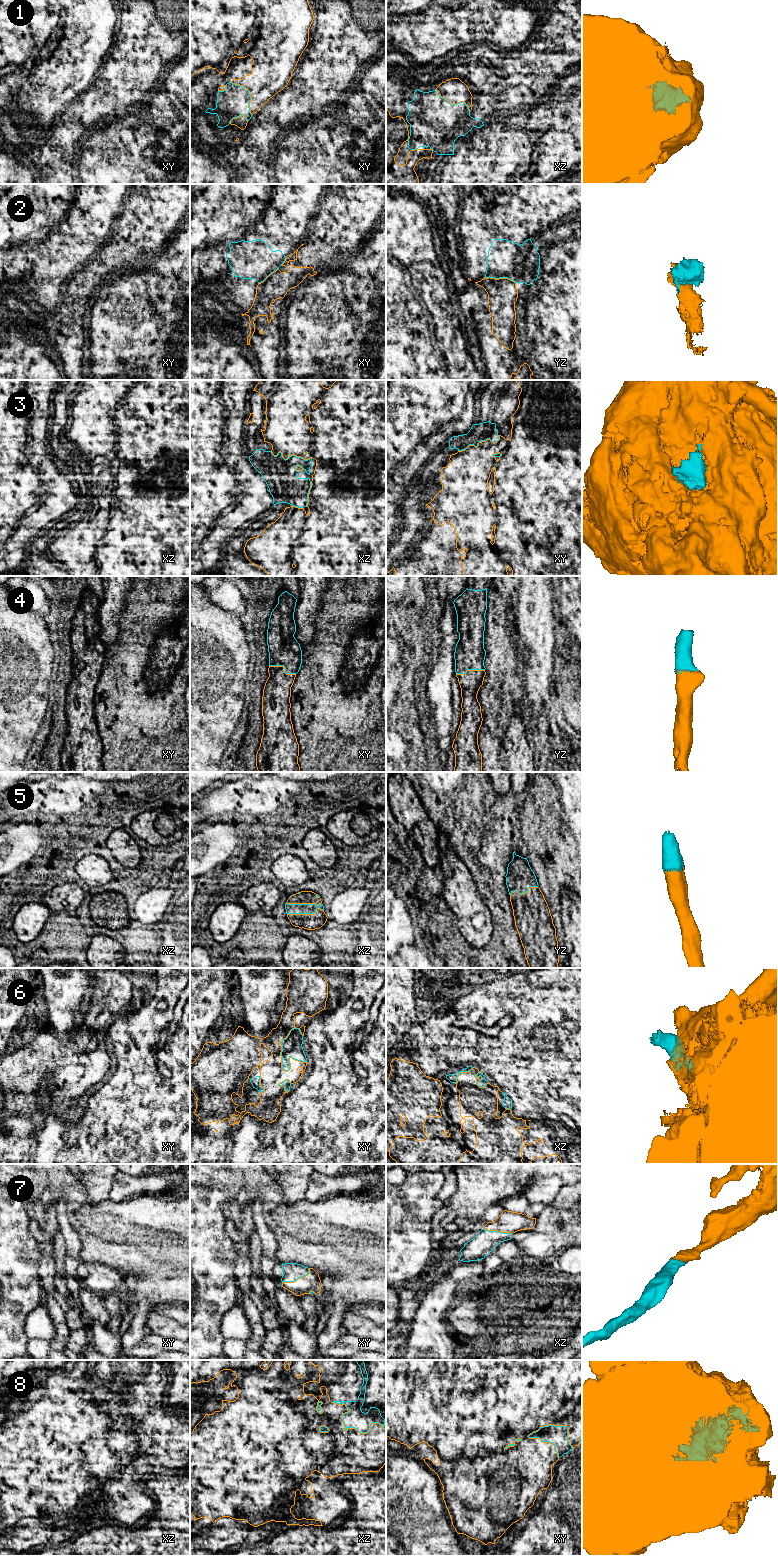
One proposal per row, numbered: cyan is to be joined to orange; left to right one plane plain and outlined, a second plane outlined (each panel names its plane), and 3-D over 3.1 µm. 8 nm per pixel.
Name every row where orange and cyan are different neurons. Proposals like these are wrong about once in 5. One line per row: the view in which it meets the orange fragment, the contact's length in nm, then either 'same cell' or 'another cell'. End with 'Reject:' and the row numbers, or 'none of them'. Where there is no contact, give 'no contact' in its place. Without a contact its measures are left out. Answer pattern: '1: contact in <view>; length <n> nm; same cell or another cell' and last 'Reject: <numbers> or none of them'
1: contact in xy; length 320 nm; same cell
2: contact in yz; length 260 nm; another cell
3: contact in xz; length 340 nm; same cell
4: contact in xy; length 220 nm; same cell
5: contact in xz; length 300 nm; same cell
6: contact in xy; length 360 nm; same cell
7: contact in xy; length 260 nm; same cell
8: contact in xy; length 380 nm; same cell
Reject: 2

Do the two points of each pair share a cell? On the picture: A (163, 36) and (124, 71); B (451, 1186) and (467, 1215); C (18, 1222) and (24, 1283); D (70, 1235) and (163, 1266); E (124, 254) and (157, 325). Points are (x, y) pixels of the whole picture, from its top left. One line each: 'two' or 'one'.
A: one
B: two
C: one
D: two
E: two

